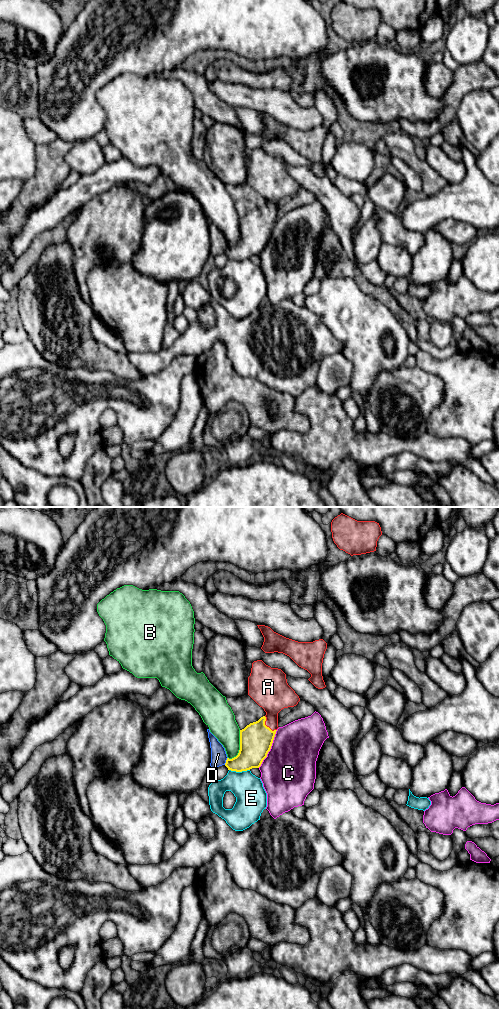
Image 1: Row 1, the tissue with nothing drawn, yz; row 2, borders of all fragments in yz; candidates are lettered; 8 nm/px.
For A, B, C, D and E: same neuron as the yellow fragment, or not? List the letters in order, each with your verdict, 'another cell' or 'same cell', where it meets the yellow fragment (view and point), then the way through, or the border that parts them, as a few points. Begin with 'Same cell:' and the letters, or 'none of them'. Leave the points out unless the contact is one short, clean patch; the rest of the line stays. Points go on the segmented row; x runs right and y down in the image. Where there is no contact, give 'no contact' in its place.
Same cell: A
A: same cell; meets yellow in yz at (266, 726); runs through yz (256, 739), (266, 726), (271, 718), (273, 696)
B: another cell; meets yellow in yz at (240, 746); border along yz (240, 730), (239, 752), (229, 759)
C: another cell; meets yellow in yz at (270, 748)
D: another cell; meets yellow in yz at (226, 761); border along yz (227, 757), (224, 764)
E: another cell; meets yellow in yz at (239, 771)

